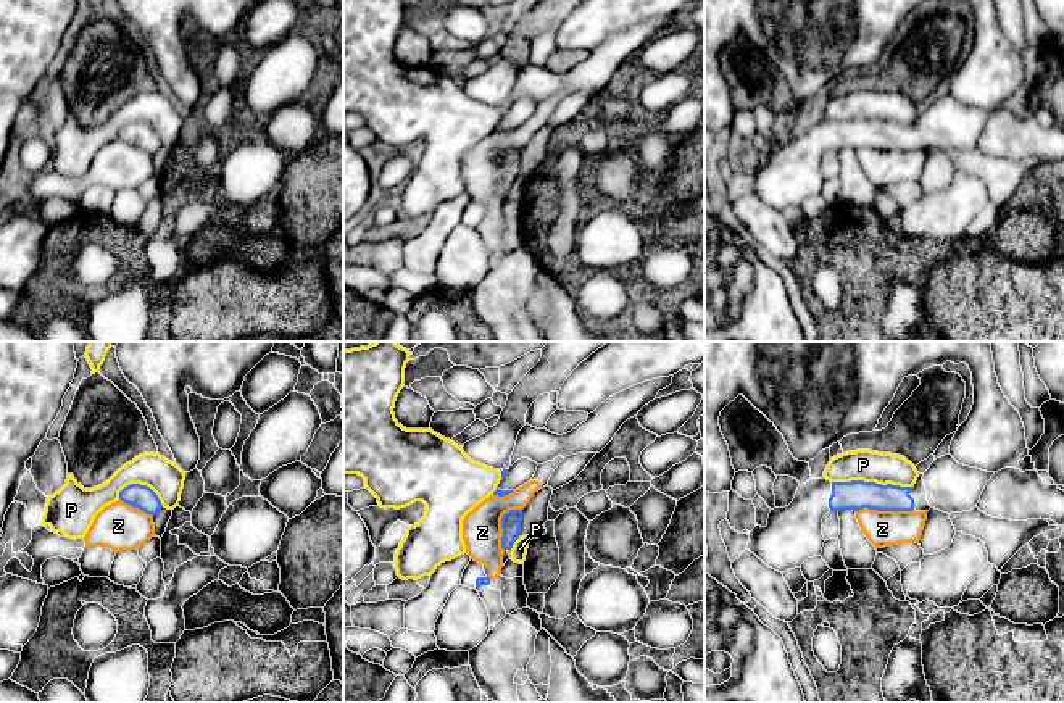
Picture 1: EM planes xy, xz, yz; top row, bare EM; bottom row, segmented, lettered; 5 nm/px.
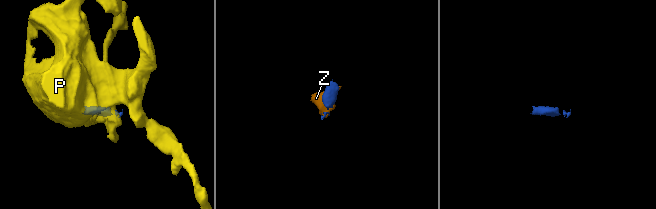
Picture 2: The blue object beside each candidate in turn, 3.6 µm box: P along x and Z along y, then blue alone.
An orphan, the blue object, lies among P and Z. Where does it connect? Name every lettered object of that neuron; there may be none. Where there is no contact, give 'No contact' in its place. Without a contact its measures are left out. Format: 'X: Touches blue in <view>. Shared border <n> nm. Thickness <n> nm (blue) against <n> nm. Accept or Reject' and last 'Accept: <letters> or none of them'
P: Touches blue in yz. Shared border 400 nm. Thickness 150 nm (blue) against 160 nm. Reject
Z: Touches blue in yz. Shared border 280 nm. Thickness 150 nm (blue) against 180 nm. Reject
Accept: none of them

